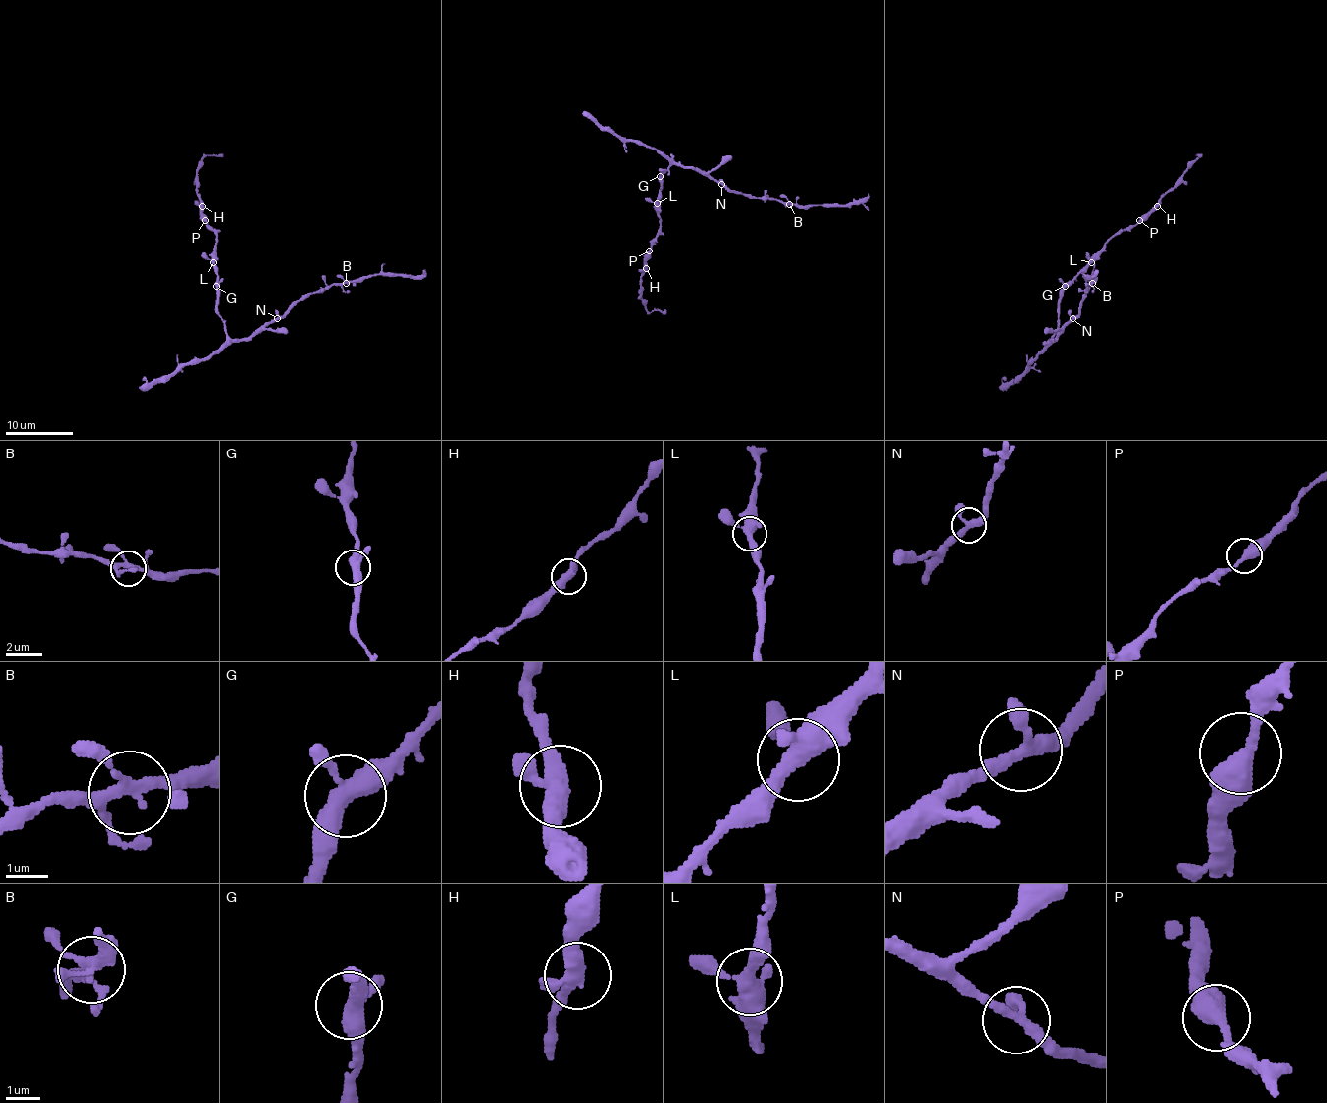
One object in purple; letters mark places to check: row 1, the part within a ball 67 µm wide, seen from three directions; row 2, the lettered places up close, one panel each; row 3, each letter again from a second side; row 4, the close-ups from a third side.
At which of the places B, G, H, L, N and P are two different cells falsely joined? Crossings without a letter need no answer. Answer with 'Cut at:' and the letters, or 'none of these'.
Cut at: none of these

